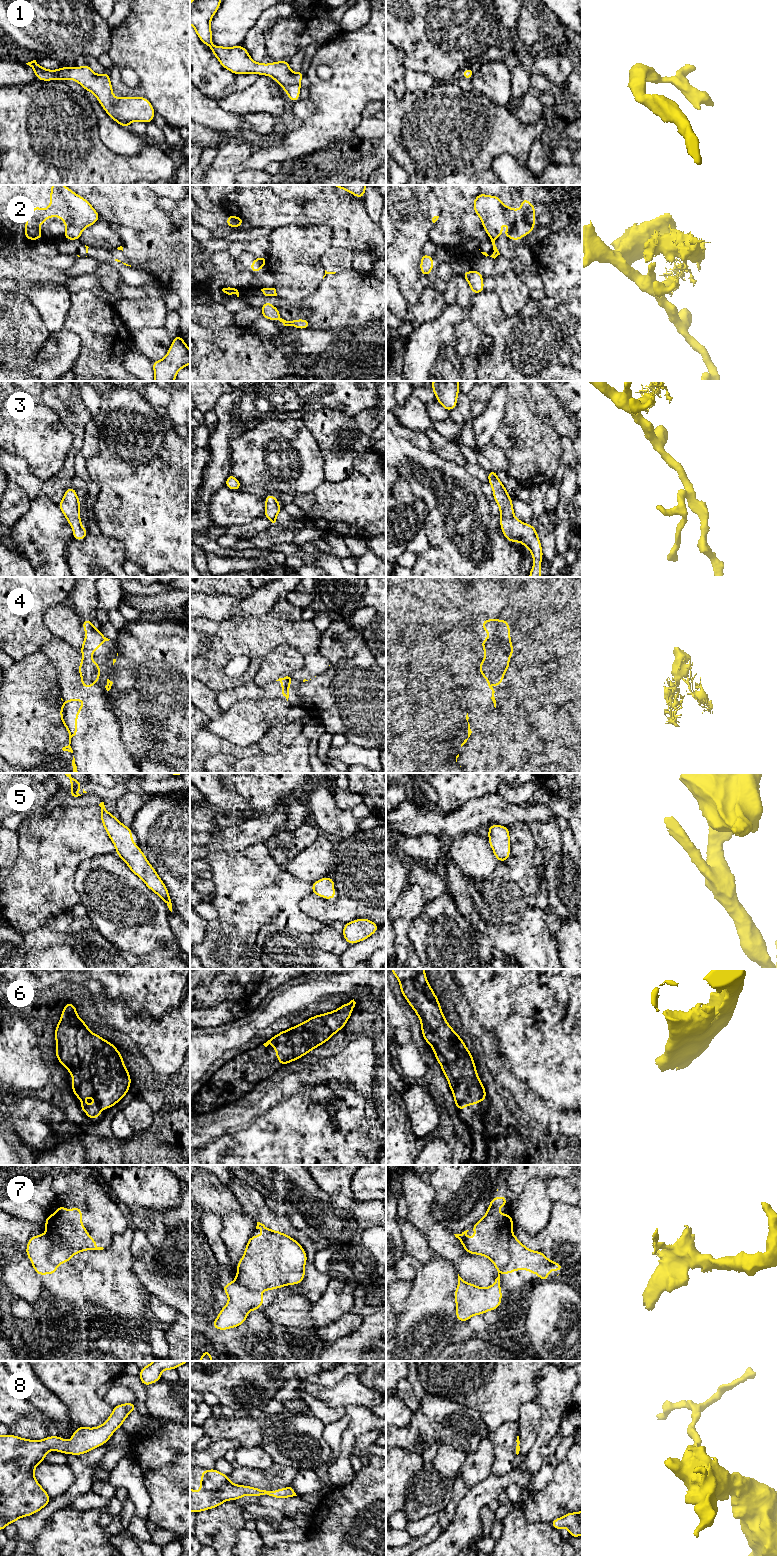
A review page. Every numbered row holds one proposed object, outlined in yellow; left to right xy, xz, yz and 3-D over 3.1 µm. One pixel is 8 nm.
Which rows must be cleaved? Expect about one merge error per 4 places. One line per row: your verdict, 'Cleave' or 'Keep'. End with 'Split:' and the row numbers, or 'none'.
1: Keep
2: Cleave
3: Keep
4: Cleave
5: Keep
6: Keep
7: Keep
8: Keep
Split: 2, 4

